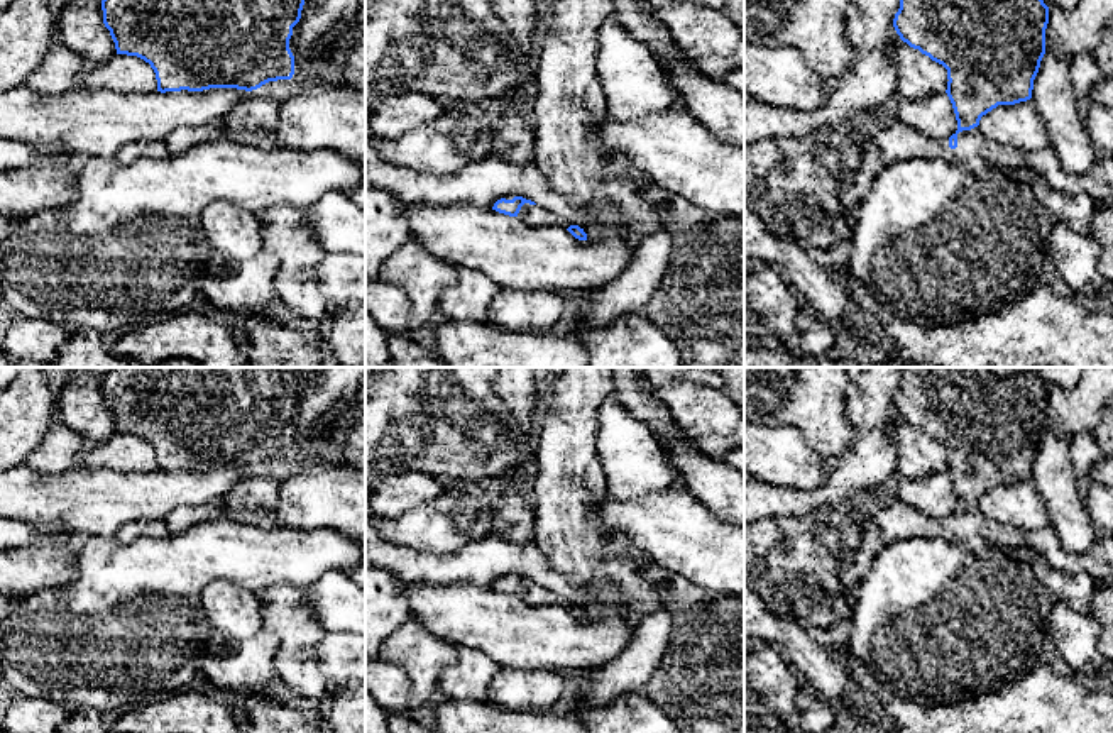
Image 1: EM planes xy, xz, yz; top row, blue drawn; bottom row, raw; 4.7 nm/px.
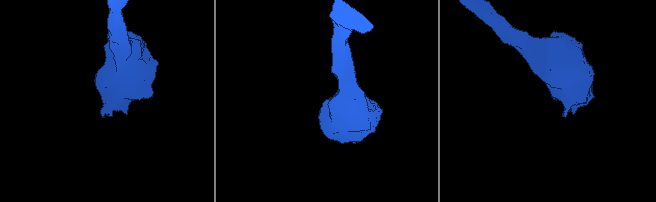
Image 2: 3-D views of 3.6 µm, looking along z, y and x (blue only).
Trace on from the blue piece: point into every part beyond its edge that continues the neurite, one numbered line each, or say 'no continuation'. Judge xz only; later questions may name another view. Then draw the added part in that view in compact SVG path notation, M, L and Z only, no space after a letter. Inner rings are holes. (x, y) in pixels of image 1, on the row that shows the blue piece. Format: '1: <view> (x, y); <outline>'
1: xz (533, 215); M524 203L518 213L518 218L528 227L545 229L545 227L562 227L568 229L572 222L562 218L560 215L540 207Z

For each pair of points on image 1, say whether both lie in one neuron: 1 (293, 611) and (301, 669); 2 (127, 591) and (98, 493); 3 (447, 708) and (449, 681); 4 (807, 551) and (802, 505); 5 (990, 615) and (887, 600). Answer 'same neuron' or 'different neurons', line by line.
1: same neuron
2: different neurons
3: different neurons
4: different neurons
5: same neuron

